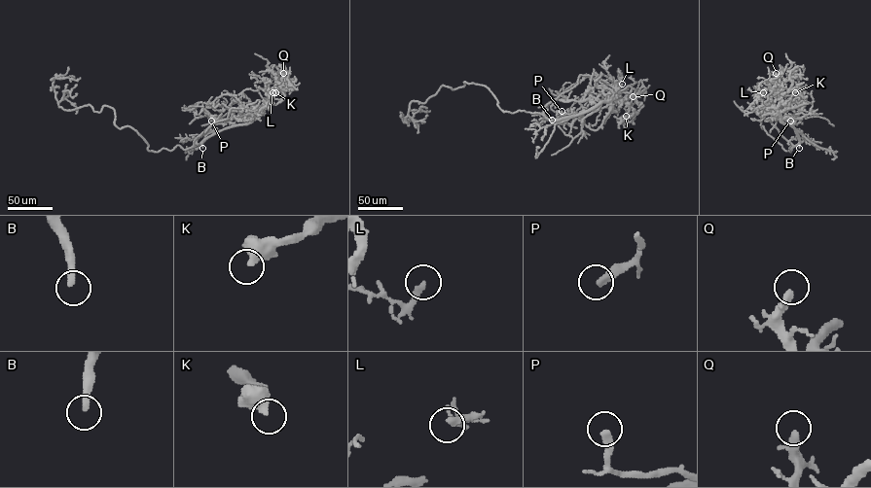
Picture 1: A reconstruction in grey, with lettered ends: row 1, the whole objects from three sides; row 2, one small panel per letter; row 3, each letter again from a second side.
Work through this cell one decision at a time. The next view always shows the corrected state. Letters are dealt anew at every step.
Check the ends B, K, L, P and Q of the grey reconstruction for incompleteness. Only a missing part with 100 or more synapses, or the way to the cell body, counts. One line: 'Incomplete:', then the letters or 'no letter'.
Incomplete: B

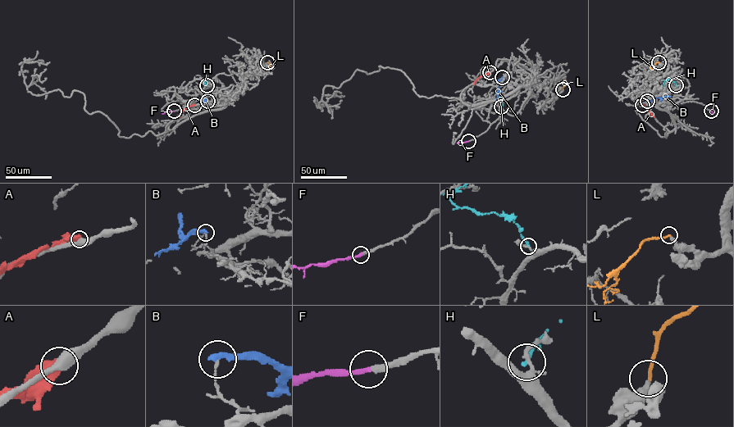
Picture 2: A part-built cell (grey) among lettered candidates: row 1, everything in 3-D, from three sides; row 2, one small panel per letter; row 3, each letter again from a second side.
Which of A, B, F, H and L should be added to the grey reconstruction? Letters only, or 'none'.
F

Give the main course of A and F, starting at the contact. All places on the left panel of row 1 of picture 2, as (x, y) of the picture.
A: (194, 105), (186, 107), (179, 117)
F: (174, 111), (162, 114)

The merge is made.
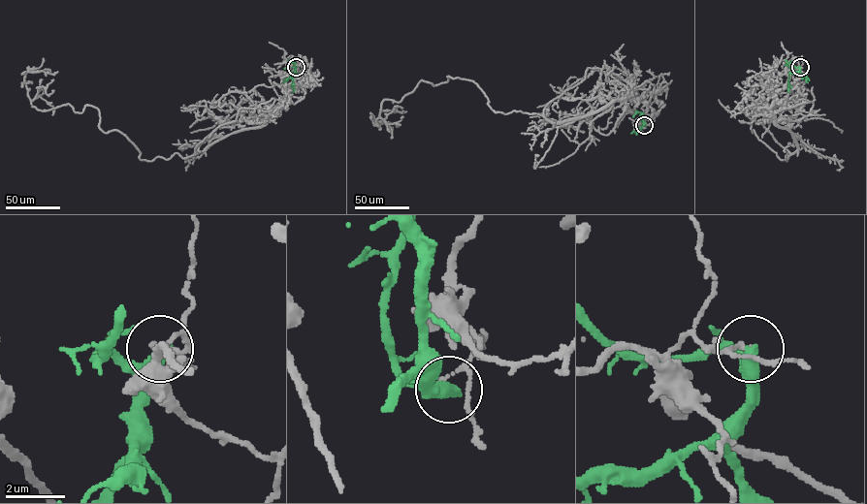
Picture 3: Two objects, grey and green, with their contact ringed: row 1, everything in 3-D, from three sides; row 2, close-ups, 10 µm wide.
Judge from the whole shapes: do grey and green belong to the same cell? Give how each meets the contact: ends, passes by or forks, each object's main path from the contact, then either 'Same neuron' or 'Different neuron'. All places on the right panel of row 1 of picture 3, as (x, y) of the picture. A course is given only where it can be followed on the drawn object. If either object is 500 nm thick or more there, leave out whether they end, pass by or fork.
At the ring grey ends. At the ring green passes by. Course of grey: (800, 67), (771, 78), (774, 121), (796, 144), (786, 161), (751, 129), (757, 105), (792, 100), (786, 71). Course of green: (800, 67), (789, 74), (789, 92). Different neuron

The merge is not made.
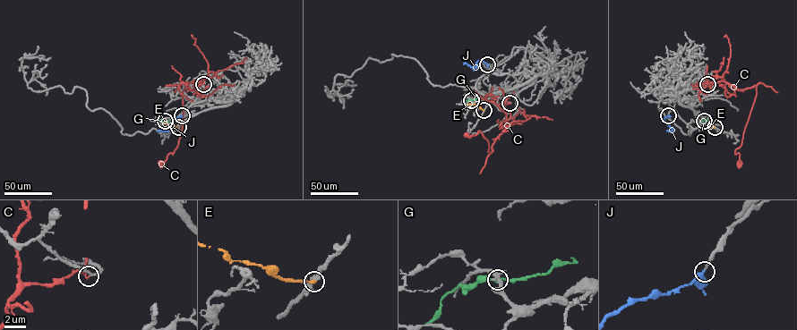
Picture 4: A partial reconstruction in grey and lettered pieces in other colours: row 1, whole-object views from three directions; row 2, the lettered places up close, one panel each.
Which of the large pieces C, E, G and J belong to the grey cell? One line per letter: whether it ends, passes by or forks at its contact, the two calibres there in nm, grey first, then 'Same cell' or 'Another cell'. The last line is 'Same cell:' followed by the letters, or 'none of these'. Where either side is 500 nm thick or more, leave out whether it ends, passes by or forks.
C: It ends there. Thickness 180 nm (grey) against 110 nm. Another cell
E: It ends there. Thickness 280 nm (grey) against 200 nm. Another cell
G: It passes by. Thickness 280 nm (grey) against 200 nm. Another cell
J: It passes by. Thickness 120 nm (grey) against 280 nm. Same cell
Same cell: J

